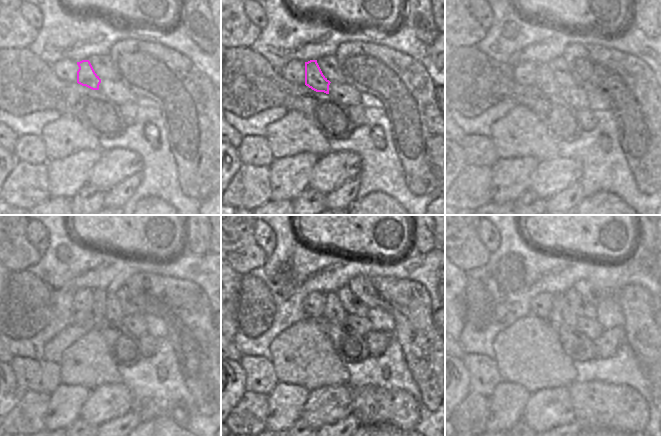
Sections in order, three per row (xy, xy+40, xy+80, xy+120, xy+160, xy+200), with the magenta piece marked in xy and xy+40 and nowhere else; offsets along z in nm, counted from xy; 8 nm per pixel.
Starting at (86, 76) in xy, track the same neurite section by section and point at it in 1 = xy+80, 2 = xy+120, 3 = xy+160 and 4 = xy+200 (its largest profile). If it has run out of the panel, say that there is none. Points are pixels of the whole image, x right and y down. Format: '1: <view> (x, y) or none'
1: xy+80 (546, 82)
2: xy+120 (105, 304)
3: xy+160 (334, 313)
4: xy+200 (561, 314)

